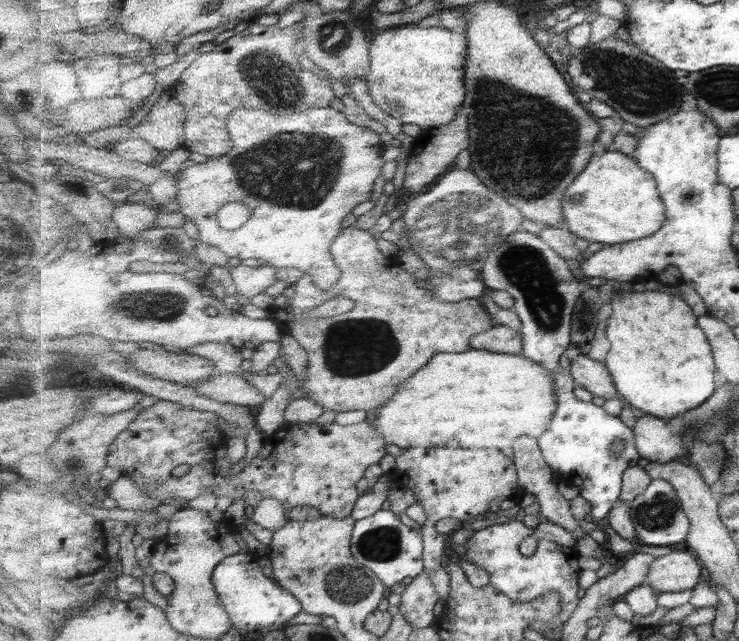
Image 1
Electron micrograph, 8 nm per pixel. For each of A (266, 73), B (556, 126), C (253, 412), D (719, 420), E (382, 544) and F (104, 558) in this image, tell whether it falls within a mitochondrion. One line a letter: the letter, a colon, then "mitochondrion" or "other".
A: mitochondrion
B: mitochondrion
C: other
D: mitochondrion
E: mitochondrion
F: other

